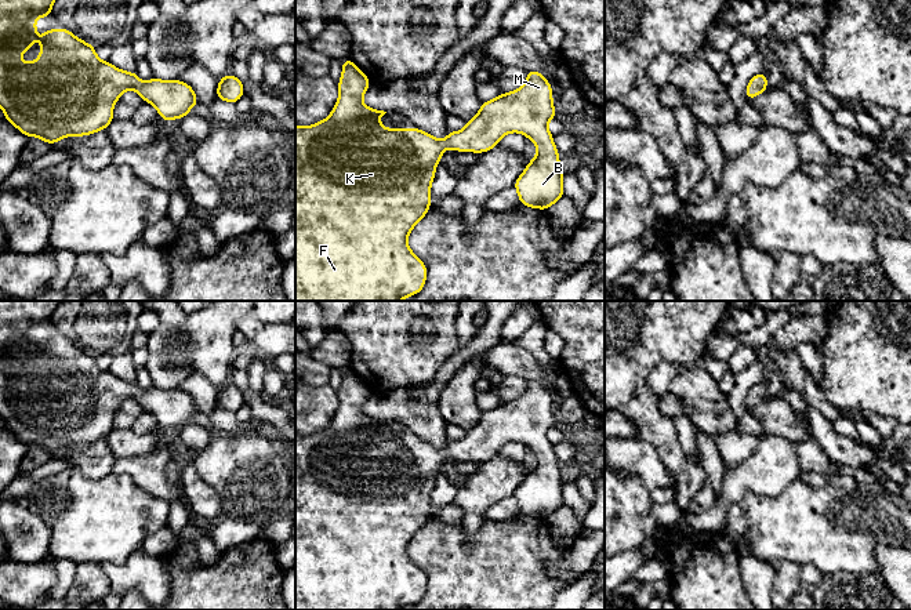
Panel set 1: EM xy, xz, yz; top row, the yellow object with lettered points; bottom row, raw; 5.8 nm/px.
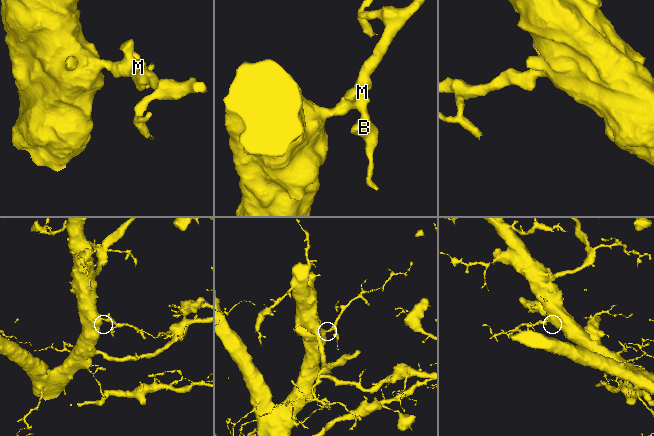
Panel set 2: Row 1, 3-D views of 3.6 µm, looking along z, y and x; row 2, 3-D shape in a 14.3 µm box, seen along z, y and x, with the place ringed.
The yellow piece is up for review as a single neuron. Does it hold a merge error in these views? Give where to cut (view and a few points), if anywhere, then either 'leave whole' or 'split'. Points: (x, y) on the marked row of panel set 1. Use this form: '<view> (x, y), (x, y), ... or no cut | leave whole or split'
no cut | leave whole

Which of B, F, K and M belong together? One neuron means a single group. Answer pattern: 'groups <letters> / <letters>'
groups B F K M

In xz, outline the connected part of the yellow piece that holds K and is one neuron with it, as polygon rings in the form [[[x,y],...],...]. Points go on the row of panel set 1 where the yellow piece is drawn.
[[[348,58],[342,61],[342,75],[337,84],[338,101],[329,117],[308,127],[300,127],[295,124],[295,301],[402,301],[403,298],[418,294],[424,288],[427,282],[427,265],[410,250],[407,246],[407,237],[418,221],[429,211],[431,185],[435,179],[435,170],[447,148],[457,152],[484,153],[497,146],[501,138],[508,132],[523,134],[534,142],[537,146],[537,155],[529,161],[527,167],[513,184],[520,204],[530,208],[548,210],[565,196],[562,188],[565,173],[559,163],[559,152],[554,144],[554,135],[548,130],[548,123],[558,116],[552,101],[554,91],[549,81],[537,70],[527,70],[526,83],[520,88],[500,94],[491,101],[482,102],[478,115],[467,120],[465,128],[461,131],[450,131],[444,139],[436,139],[417,127],[385,128],[378,119],[386,112],[371,109],[362,102],[362,98],[370,86],[369,77]]]

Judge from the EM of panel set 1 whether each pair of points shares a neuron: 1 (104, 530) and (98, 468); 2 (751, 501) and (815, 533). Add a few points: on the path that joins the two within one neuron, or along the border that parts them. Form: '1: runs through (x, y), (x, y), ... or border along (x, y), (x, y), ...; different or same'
1: border along (69, 468), (87, 478), (104, 478), (112, 472); different
2: runs through (766, 516), (776, 526), (799, 526); same

